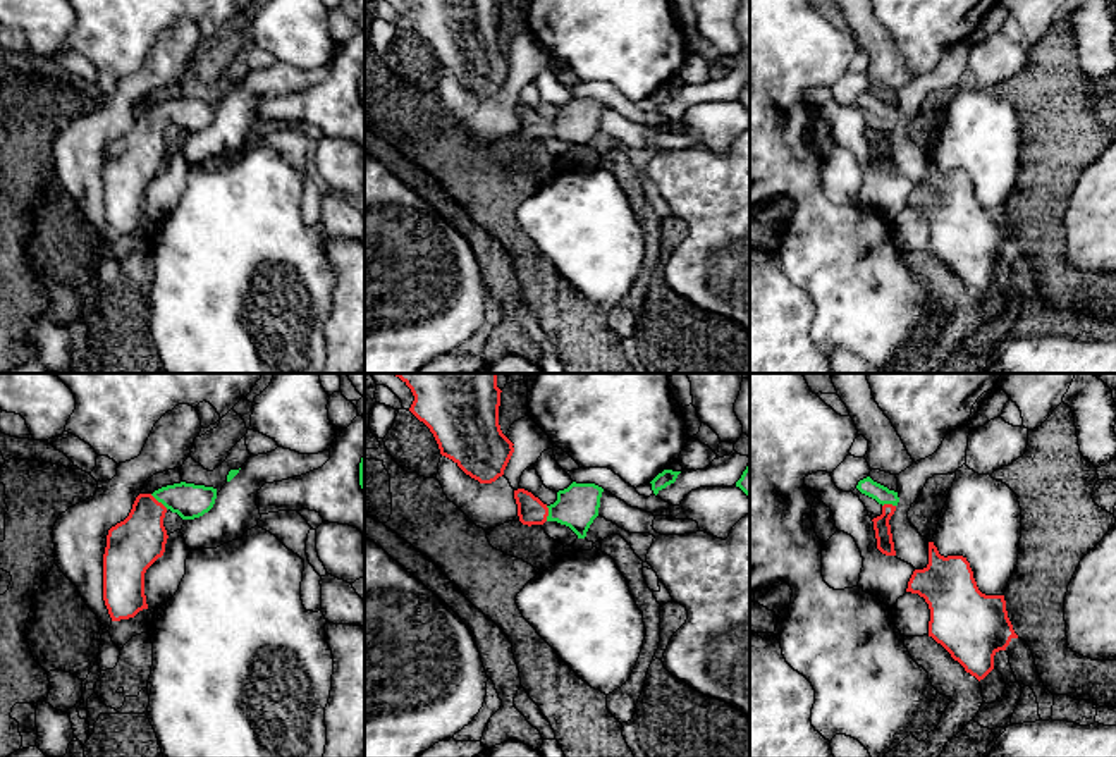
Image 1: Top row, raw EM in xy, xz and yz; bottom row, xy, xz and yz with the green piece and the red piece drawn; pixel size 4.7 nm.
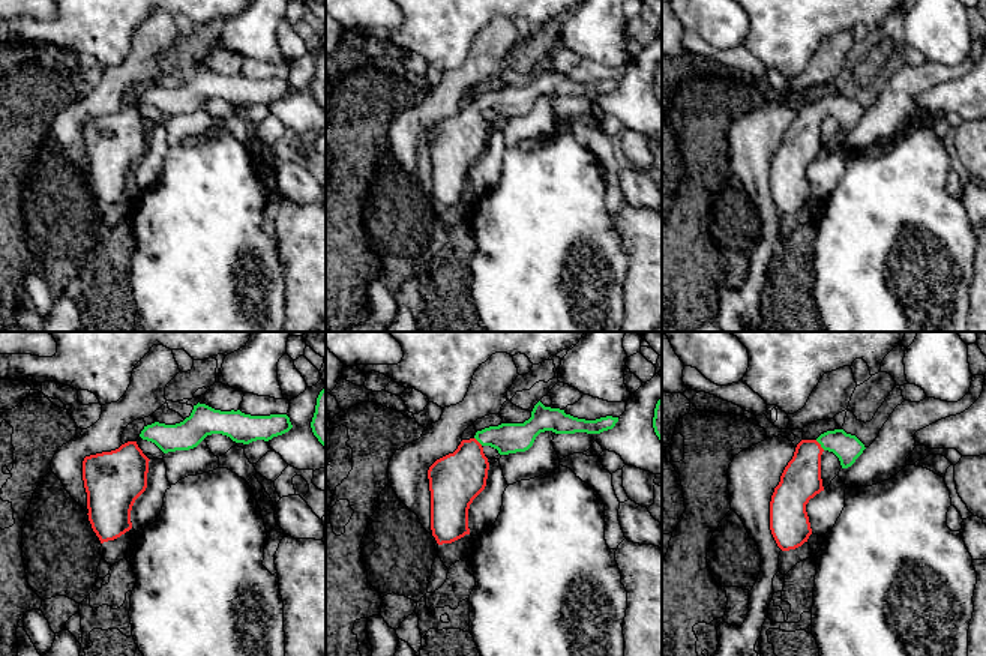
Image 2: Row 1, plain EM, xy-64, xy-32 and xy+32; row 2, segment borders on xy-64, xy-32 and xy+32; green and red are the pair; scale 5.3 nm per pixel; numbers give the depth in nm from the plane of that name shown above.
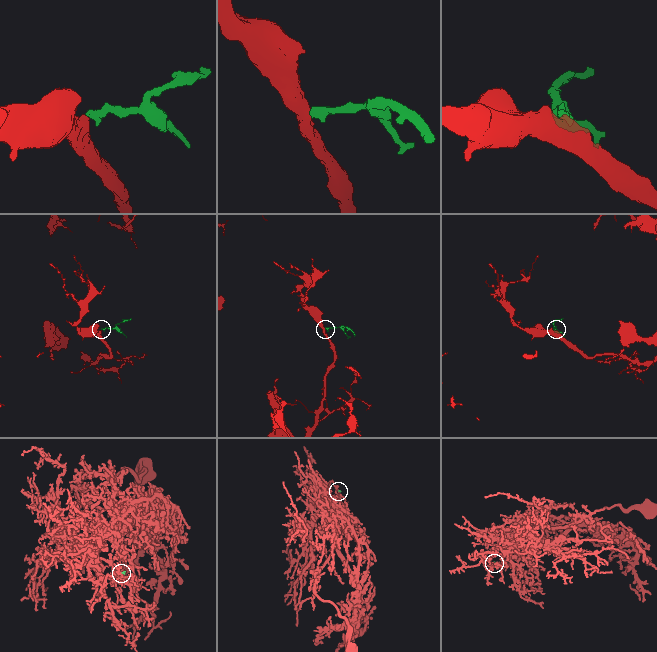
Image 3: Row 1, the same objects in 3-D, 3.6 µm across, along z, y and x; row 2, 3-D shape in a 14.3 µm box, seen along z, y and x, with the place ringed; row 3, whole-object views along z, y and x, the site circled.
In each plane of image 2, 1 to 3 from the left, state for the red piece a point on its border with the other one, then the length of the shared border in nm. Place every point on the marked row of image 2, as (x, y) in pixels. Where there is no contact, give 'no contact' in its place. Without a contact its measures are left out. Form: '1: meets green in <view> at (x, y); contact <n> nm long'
1: no contact
2: meets green in xy-32 at (479, 442); contact 60 nm long
3: meets green in xy+32 at (820, 443); contact 80 nm long

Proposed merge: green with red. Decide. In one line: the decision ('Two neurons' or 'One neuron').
One neuron

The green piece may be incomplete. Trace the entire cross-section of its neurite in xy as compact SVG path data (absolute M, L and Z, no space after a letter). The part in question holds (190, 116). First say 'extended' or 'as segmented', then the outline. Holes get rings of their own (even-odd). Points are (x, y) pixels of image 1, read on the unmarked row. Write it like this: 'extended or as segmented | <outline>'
extended | M186 96L136 112L129 131L107 150L103 215L112 236L129 234L148 224L144 188L165 167L165 127L170 124L182 134L194 134L208 127L215 114L217 103Z

